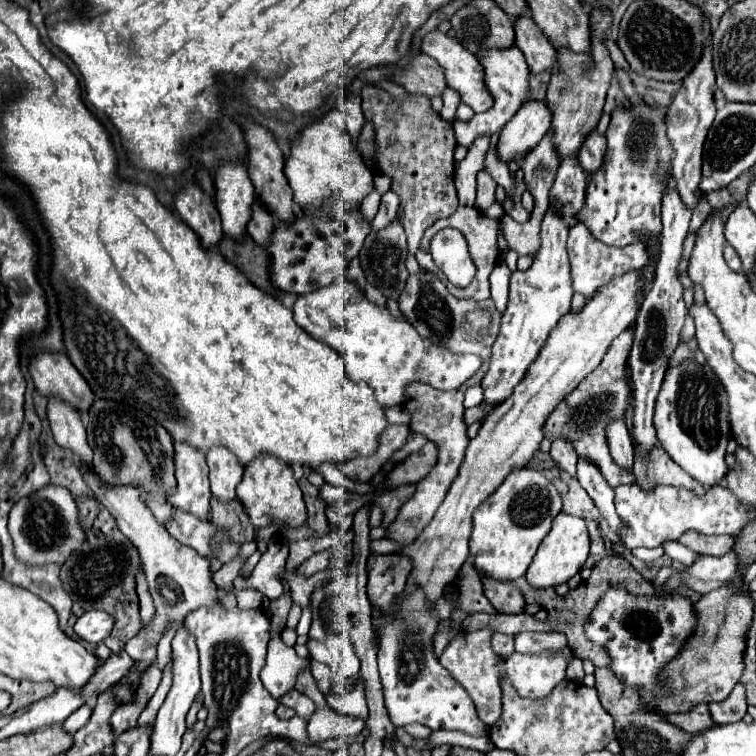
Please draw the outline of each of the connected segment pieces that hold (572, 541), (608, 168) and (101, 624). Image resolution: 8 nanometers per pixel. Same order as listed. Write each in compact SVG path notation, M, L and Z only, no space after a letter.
M561 512L553 520L551 532L543 538L537 550L537 558L533 558L525 578L533 588L555 588L559 584L569 582L569 578L575 576L583 568L587 556L589 556L589 532L587 532L585 522L577 516L569 516Z
M649 104L619 108L611 114L611 124L607 130L607 152L601 168L591 176L585 210L577 218L589 226L591 234L609 246L627 246L641 240L641 234L649 234L651 240L661 234L661 178L653 174L653 162L661 162L661 152L673 152L665 136L665 122L659 118L657 110Z
M87 610L81 618L77 618L73 630L81 640L91 644L103 642L115 626L115 618L105 610Z

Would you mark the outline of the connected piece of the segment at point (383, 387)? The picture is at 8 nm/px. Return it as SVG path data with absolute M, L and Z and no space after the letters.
M337 278L323 288L297 296L293 314L295 322L307 334L329 344L343 356L347 370L351 370L351 382L367 382L383 406L401 404L403 388L413 380L423 380L439 390L451 390L461 386L481 366L481 360L473 354L459 356L421 338L409 322L401 322L387 308L369 302L347 278Z

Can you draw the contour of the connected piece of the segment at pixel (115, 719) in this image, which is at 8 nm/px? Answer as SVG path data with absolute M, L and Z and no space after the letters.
M119 706L111 716L111 728L119 736L137 726L137 718L141 714L141 706Z

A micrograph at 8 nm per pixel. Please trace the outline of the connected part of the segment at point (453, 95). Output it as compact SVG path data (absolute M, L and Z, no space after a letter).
M451 88L445 90L445 94L443 94L443 102L445 102L445 106L443 106L443 114L451 114L451 112L455 112L457 106L459 106L457 92L451 90Z

